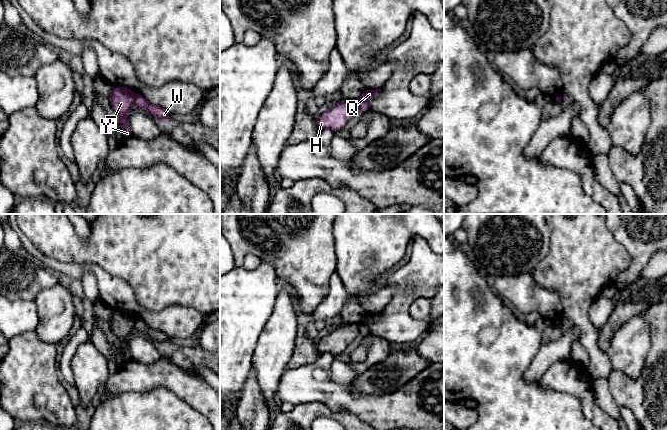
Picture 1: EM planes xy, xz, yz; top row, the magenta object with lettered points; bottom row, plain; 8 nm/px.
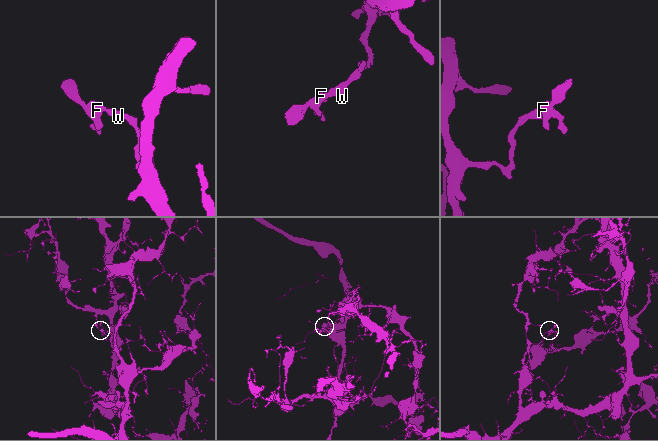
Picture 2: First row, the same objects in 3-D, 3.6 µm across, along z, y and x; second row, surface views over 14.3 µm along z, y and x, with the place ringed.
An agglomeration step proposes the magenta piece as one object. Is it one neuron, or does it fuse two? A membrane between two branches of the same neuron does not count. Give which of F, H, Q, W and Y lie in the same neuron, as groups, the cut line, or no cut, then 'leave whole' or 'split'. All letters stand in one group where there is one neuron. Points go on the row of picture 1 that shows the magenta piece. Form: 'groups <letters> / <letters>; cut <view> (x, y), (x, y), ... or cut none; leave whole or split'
groups F H Y / Q W; cut xy (137, 94), (134, 102); split

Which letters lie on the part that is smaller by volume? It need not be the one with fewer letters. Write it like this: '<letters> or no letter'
F, H, Y

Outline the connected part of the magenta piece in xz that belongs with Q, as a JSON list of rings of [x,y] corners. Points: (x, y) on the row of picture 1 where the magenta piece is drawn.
[[[381,88],[376,90],[364,90],[360,99],[358,100],[359,108],[366,112],[370,110],[370,101],[381,92]]]

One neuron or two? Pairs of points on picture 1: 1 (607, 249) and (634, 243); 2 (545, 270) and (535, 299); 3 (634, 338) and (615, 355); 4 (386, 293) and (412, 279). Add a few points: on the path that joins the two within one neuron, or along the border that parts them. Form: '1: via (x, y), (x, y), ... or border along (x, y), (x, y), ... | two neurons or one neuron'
1: border along (608, 227), (632, 259), (628, 268) | two neurons
2: border along (532, 272), (538, 284), (555, 290), (560, 298) | two neurons
3: via (629, 343), (620, 352) | one neuron
4: border along (390, 287), (393, 296), (381, 311) | two neurons

